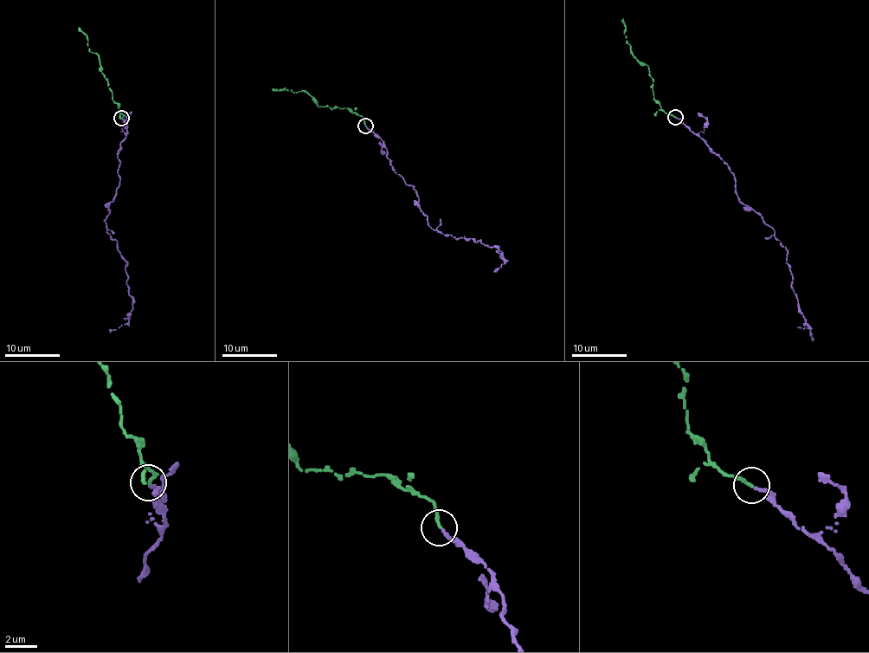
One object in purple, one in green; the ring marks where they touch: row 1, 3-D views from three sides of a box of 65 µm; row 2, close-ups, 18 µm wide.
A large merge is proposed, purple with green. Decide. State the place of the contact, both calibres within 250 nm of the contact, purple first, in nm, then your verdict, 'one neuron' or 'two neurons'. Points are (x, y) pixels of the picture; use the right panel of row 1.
place (675, 117); calibres 240 and 240 nm; one neuron

